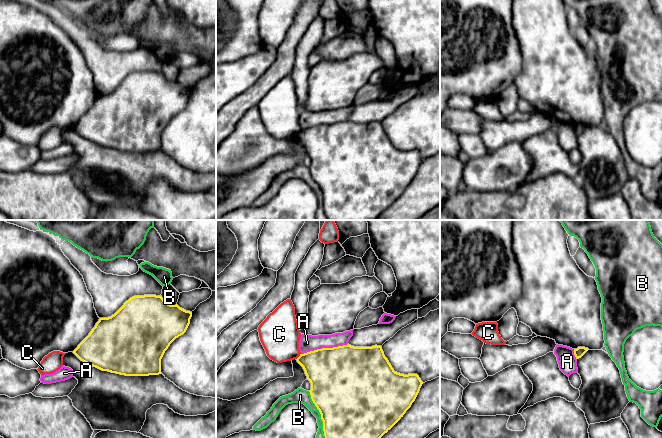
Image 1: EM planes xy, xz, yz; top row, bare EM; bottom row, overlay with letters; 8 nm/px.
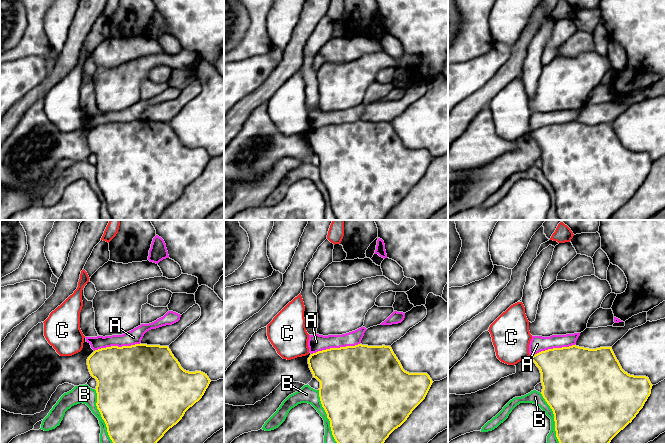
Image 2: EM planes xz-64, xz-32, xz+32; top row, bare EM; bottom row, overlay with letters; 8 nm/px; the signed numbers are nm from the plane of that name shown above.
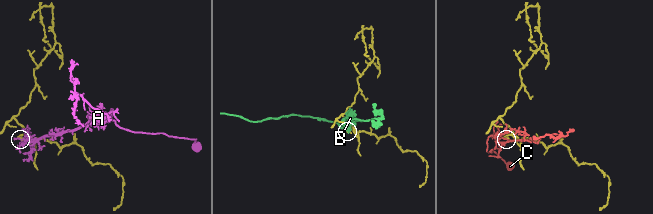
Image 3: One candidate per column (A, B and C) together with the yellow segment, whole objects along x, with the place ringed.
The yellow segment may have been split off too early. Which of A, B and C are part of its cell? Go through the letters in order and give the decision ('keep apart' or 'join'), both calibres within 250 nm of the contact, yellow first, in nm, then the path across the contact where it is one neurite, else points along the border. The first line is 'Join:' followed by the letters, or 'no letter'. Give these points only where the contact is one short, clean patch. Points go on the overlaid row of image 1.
Join: no letter
A: keep apart; calibres 460 and 140 nm; border xz (347, 343), (341, 346), (317, 348), (301, 354)
B: keep apart; calibres 500 and 120 nm
C: keep apart; calibres 340 and 320 nm; border xz (300, 353), (296, 359)

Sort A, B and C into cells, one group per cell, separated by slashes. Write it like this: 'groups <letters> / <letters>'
groups A / B / C

